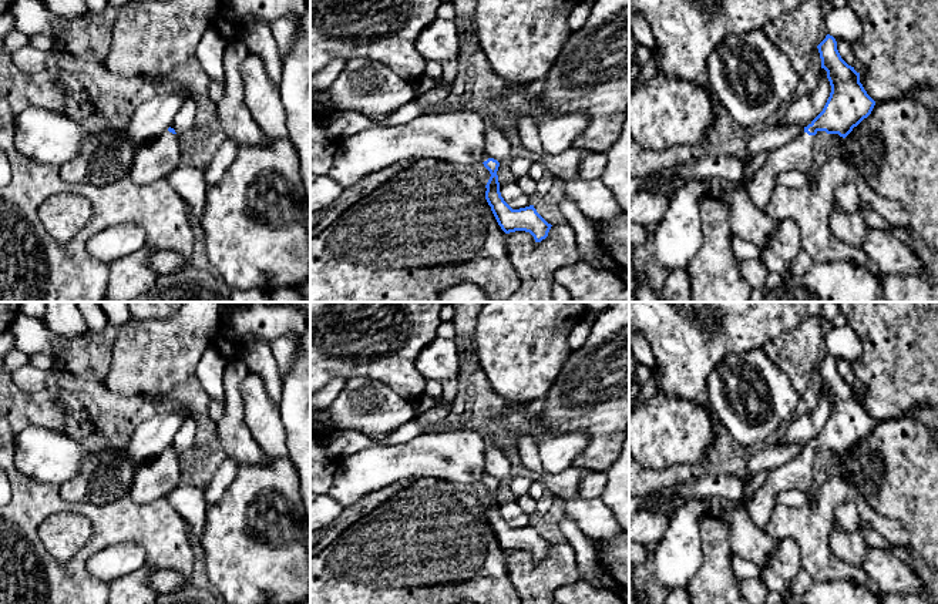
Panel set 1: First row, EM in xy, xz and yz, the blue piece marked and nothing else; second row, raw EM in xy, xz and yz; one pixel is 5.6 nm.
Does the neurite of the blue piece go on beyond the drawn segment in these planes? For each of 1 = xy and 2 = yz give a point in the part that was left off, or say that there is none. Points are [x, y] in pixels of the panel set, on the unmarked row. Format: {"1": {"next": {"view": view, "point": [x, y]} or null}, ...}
{"1": {"next": {"view": "xy", "point": [154, 480]}}, "2": {"next": {"view": "yz", "point": [797, 475]}}}

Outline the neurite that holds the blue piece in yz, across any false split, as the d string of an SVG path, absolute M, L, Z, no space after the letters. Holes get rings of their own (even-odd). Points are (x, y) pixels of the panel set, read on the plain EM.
M827 353L817 368L821 387L827 390L831 405L830 416L823 430L804 446L804 450L789 463L770 470L764 484L757 489L752 499L744 501L750 519L760 530L764 530L769 513L777 504L776 496L780 491L810 491L814 454L818 450L845 457L854 446L871 433L875 425L875 420L860 402L860 392L841 378L833 355Z

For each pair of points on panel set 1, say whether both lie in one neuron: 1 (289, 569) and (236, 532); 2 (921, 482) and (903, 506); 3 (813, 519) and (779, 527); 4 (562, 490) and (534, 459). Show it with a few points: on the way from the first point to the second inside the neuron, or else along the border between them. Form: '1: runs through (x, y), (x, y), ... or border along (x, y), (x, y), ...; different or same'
1: runs through (276, 569), (249, 544); same
2: runs through (918, 487), (908, 500); same
3: runs through (804, 523), (787, 523); same
4: runs through (554, 482), (537, 467); same

